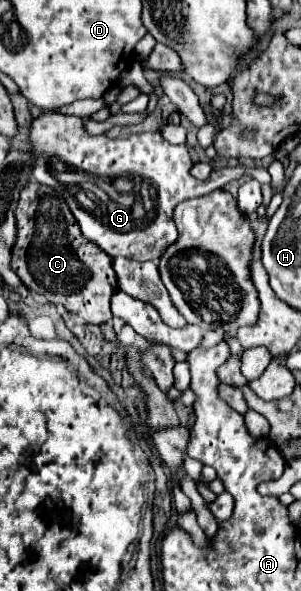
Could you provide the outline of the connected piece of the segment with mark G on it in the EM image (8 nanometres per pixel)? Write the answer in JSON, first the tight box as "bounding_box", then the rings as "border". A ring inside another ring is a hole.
{"bounding_box":[29,111,271,261],"border":[[[47,111],[33,121],[29,141],[37,155],[33,177],[65,197],[85,239],[111,257],[121,255],[135,261],[155,261],[179,237],[173,223],[177,203],[207,195],[245,175],[257,179],[261,185],[271,183],[267,169],[243,165],[215,169],[207,181],[199,181],[191,175],[193,161],[187,147],[171,145],[161,133],[137,133],[127,139],[91,137],[79,117],[57,111]]]}

